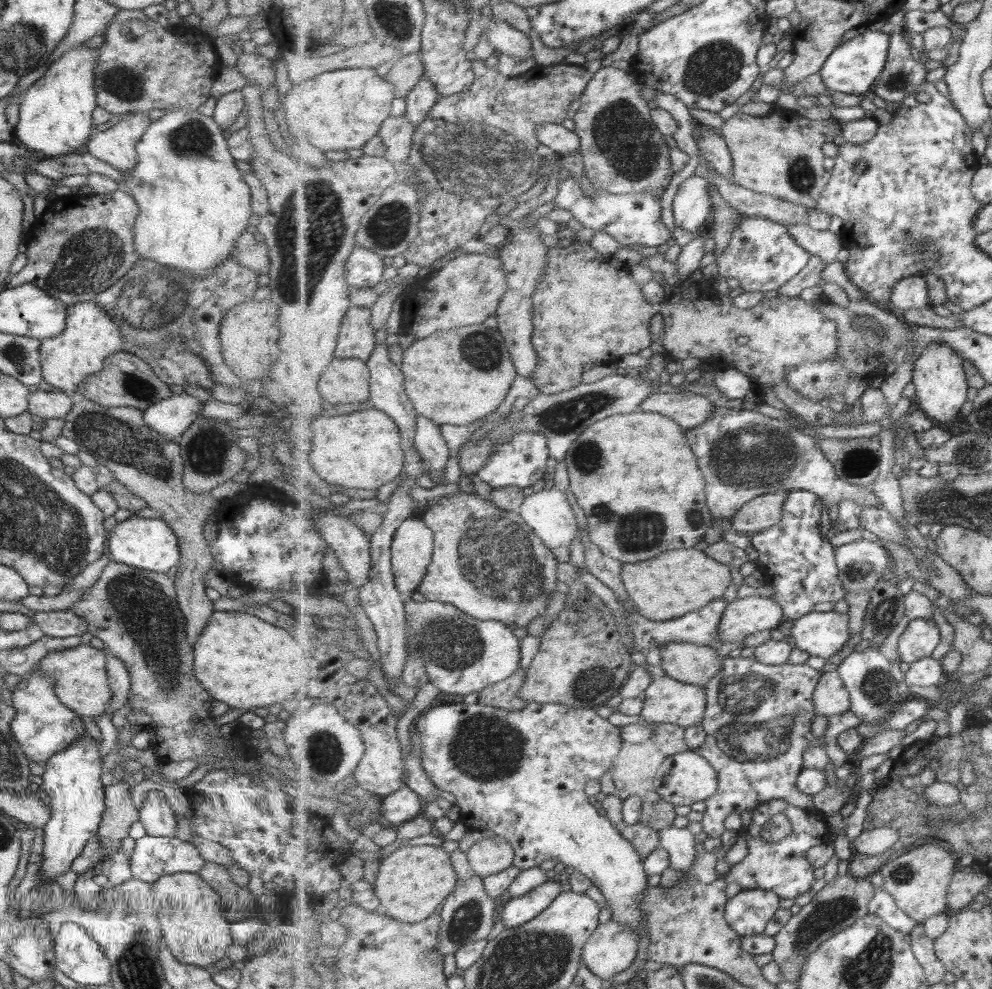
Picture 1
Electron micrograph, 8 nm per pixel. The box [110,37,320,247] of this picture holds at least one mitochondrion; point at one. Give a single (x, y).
(192, 138)

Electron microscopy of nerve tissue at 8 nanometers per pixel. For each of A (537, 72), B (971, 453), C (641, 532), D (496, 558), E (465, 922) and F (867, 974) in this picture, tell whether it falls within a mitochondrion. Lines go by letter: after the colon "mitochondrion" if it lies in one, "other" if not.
A: other
B: mitochondrion
C: mitochondrion
D: mitochondrion
E: mitochondrion
F: mitochondrion

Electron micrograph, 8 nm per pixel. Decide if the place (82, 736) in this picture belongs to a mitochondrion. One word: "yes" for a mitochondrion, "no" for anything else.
no

